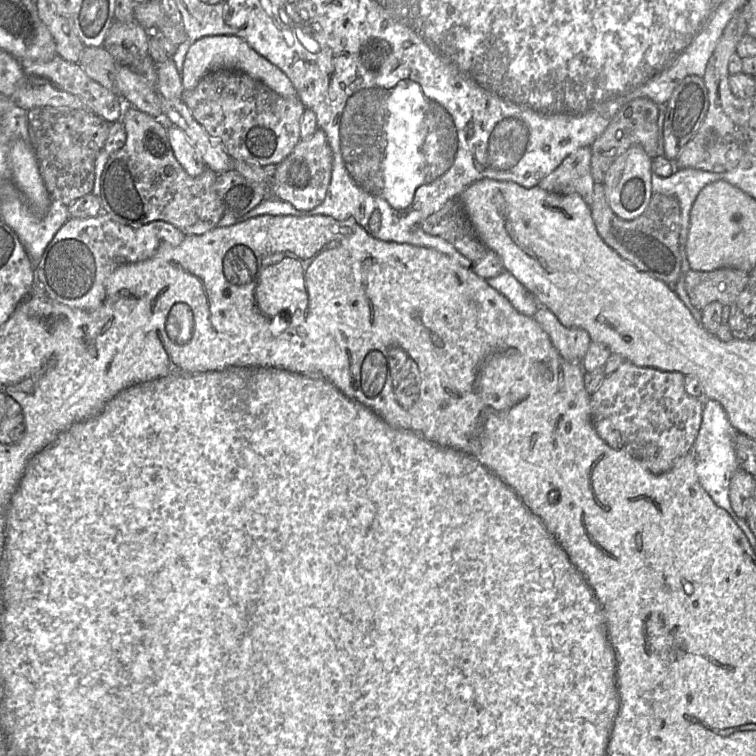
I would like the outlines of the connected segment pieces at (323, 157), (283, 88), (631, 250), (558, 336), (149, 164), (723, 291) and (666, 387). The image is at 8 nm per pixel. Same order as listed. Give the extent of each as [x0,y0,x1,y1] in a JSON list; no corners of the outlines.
[[271,128,333,210],[181,34,296,97],[590,183,681,286],[532,305,591,364],[100,107,224,235],[685,268,750,310],[591,360,703,474]]

